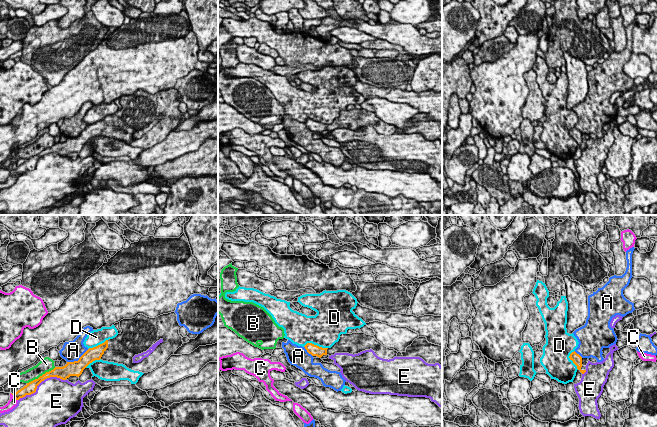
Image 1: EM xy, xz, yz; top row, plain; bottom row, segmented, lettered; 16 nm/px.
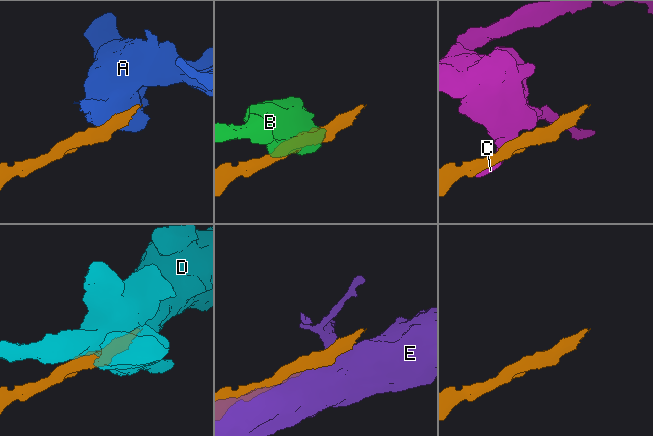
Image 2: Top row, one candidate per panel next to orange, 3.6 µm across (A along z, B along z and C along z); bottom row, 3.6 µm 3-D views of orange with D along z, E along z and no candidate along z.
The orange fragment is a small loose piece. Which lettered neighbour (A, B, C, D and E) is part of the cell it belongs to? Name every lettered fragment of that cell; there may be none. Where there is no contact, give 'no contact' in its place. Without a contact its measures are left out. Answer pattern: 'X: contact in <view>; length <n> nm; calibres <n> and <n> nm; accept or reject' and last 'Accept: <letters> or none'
A: contact in xy; length 420 nm; calibres 240 and 320 nm; reject
B: contact in xy; length 550 nm; calibres 160 and 220 nm; reject
C: contact in xy; length 170 nm; calibres 160 and 140 nm; reject
D: contact in xz; length 400 nm; calibres 180 and 480 nm; reject
E: contact in xy; length 800 nm; calibres 180 and 480 nm; reject
Accept: none

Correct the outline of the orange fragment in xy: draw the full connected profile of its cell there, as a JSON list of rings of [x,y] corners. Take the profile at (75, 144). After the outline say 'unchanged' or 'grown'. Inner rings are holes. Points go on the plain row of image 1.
[[[171,88],[150,94],[138,90],[132,95],[120,97],[122,108],[115,114],[106,116],[104,119],[89,124],[78,137],[67,138],[63,143],[55,143],[35,155],[26,162],[12,170],[15,176],[31,171],[36,168],[37,162],[47,154],[57,153],[66,156],[70,152],[79,153],[83,146],[95,136],[103,136],[123,140],[127,144],[148,149],[162,142],[174,128],[182,122],[182,113],[179,110],[177,90]],[[163,116],[155,126],[139,139],[133,138],[135,131],[149,126],[153,120]]]; grown

